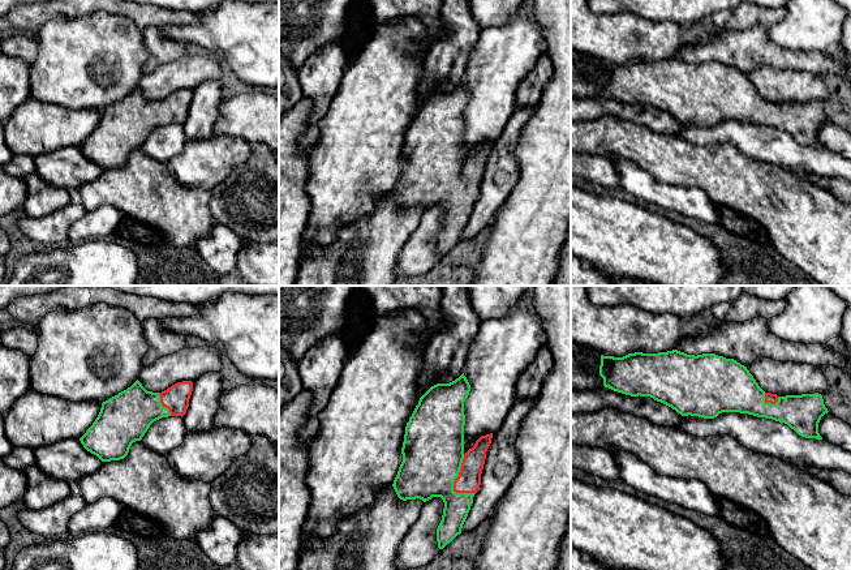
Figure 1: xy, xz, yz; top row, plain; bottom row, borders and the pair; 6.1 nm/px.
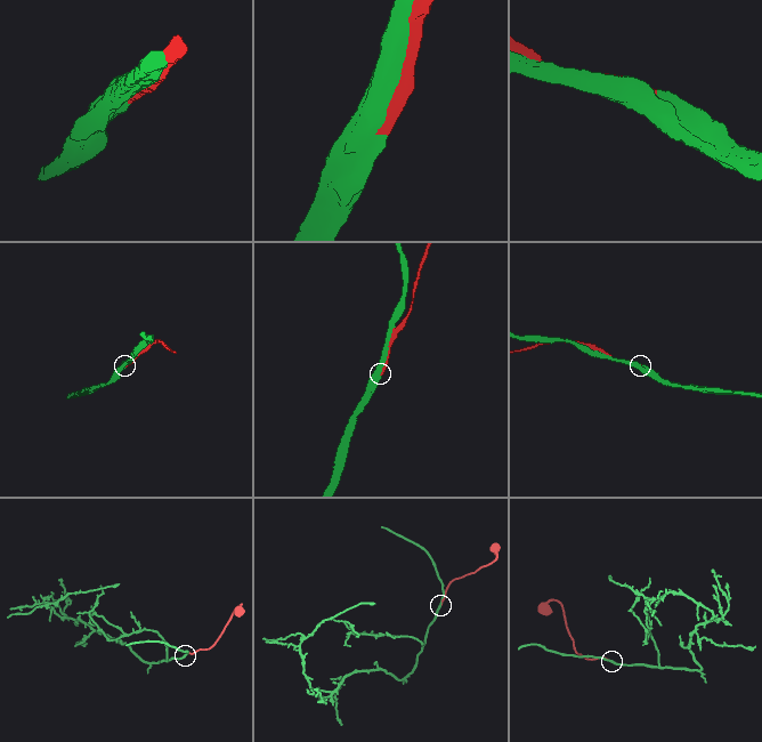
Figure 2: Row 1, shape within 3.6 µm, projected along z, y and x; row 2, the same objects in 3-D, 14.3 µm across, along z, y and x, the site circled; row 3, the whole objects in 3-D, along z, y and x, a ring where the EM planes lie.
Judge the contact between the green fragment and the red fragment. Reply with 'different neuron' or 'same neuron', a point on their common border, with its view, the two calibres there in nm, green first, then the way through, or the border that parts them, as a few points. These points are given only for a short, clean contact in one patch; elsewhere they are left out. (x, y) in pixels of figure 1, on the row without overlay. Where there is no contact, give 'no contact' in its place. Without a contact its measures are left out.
same neuron | xz (452, 191) | 380/140 nm

